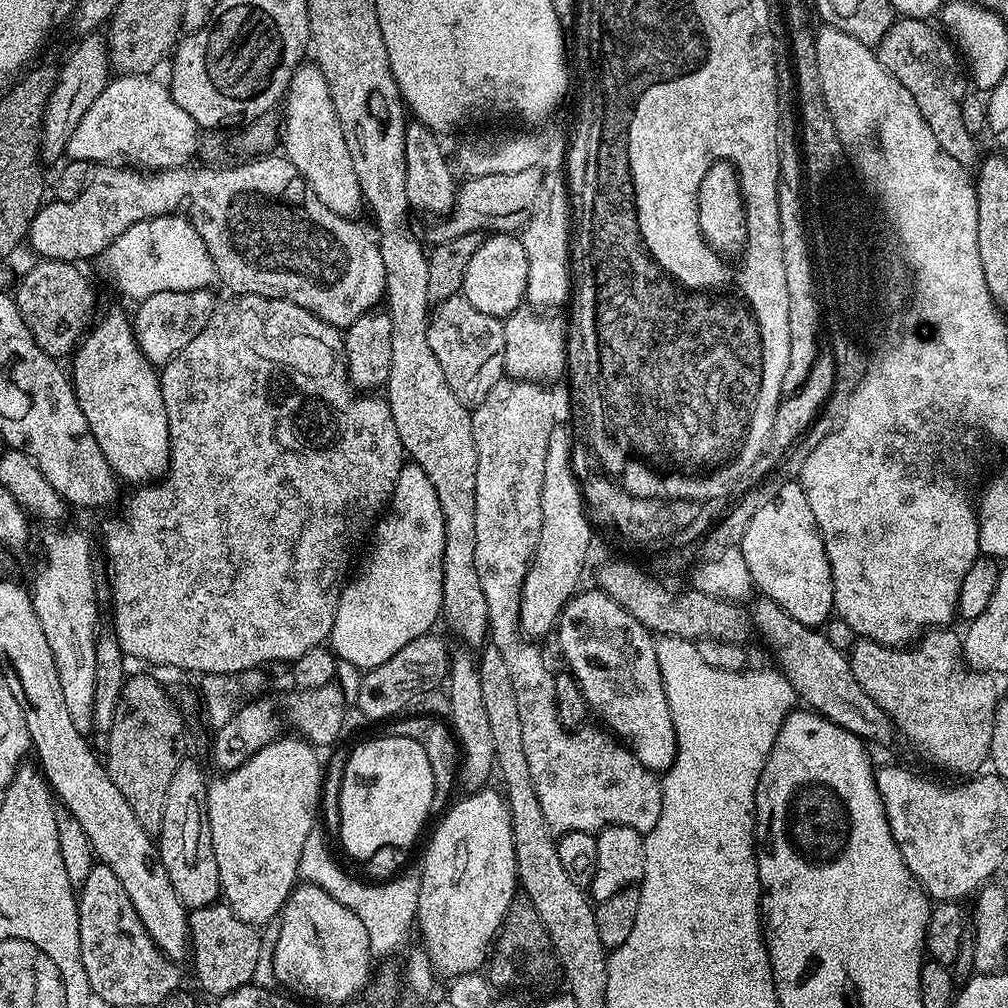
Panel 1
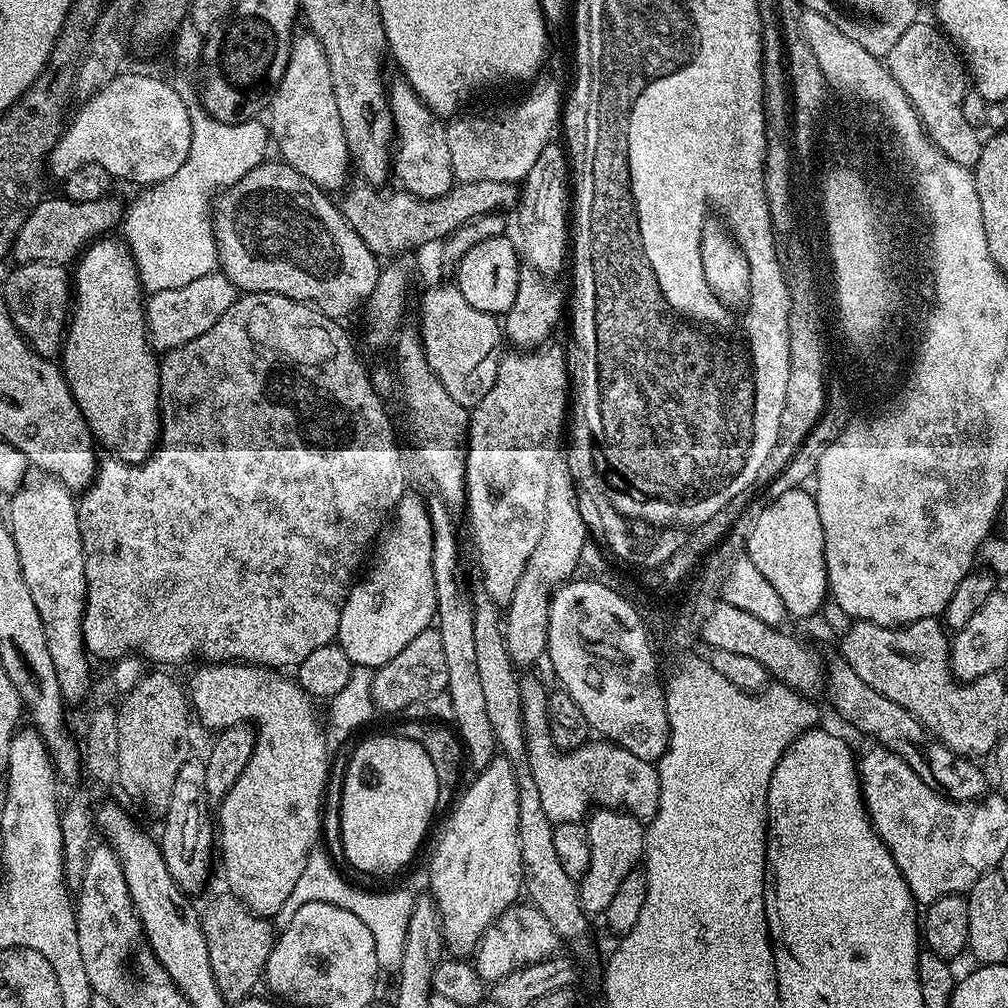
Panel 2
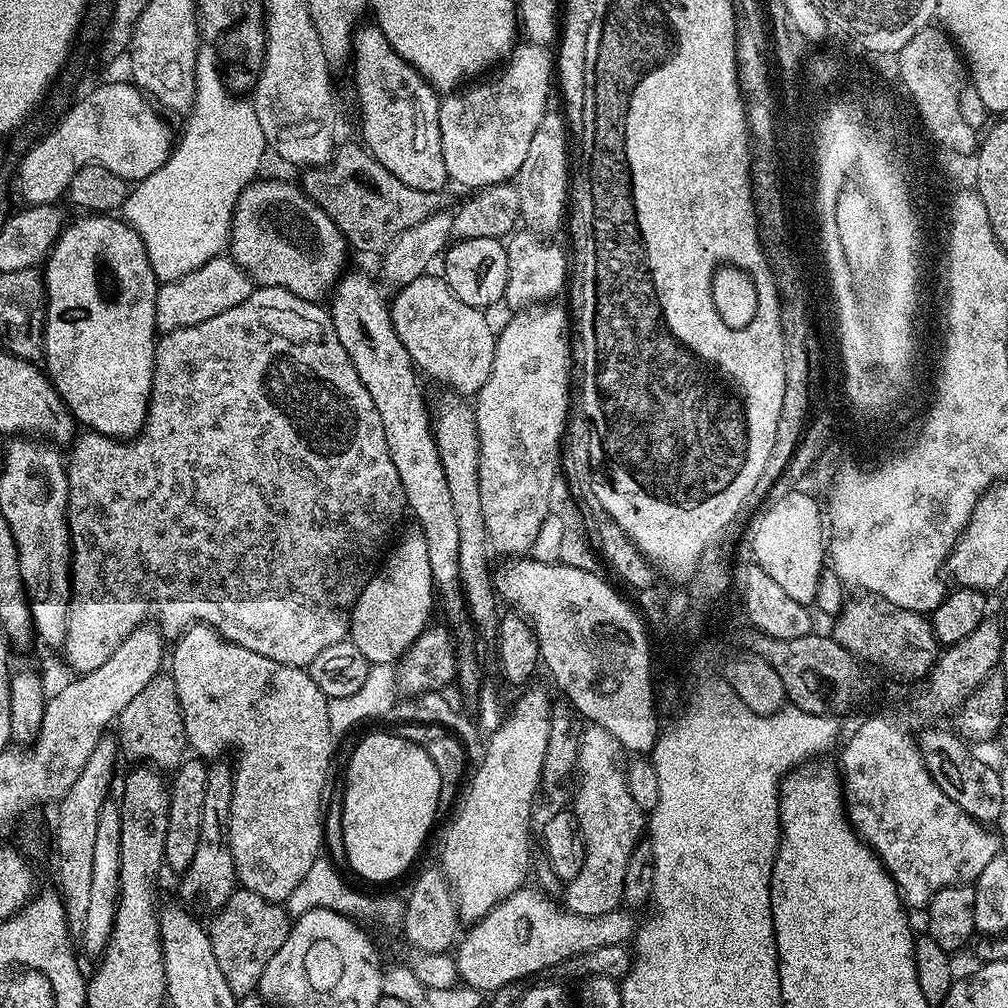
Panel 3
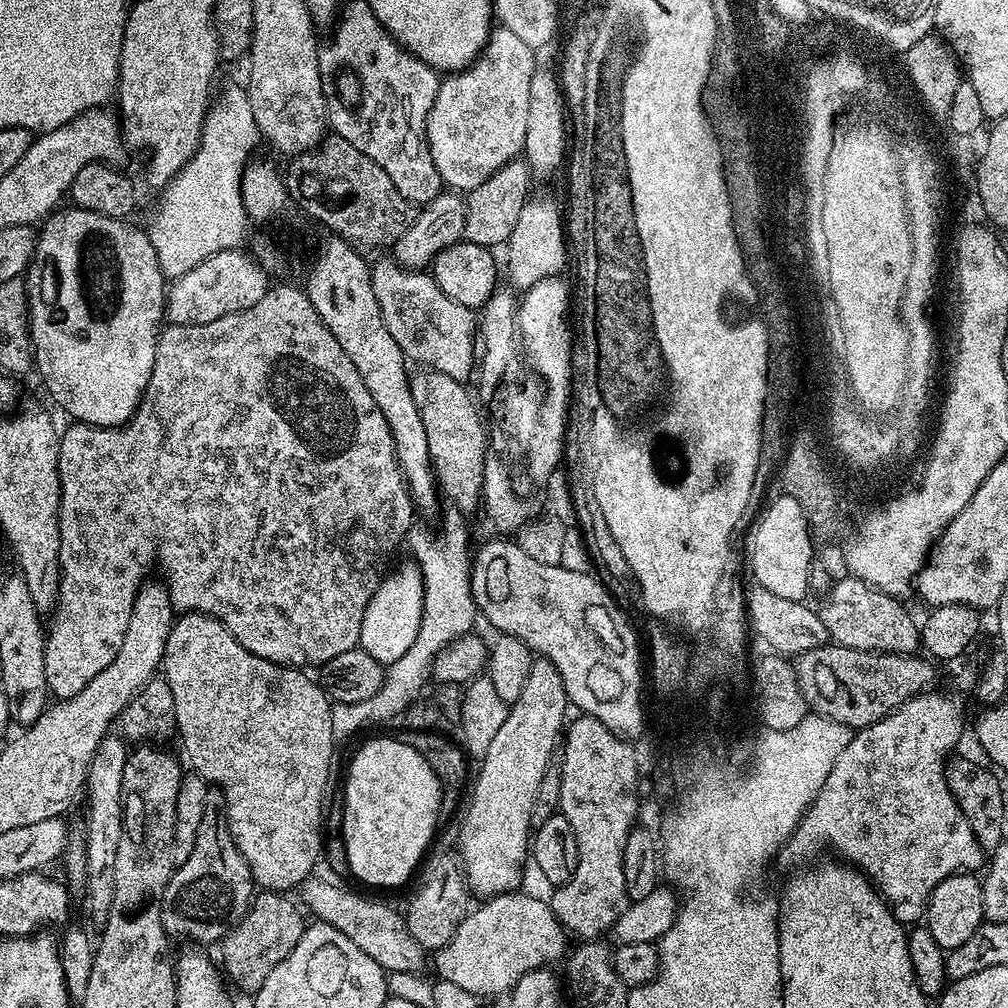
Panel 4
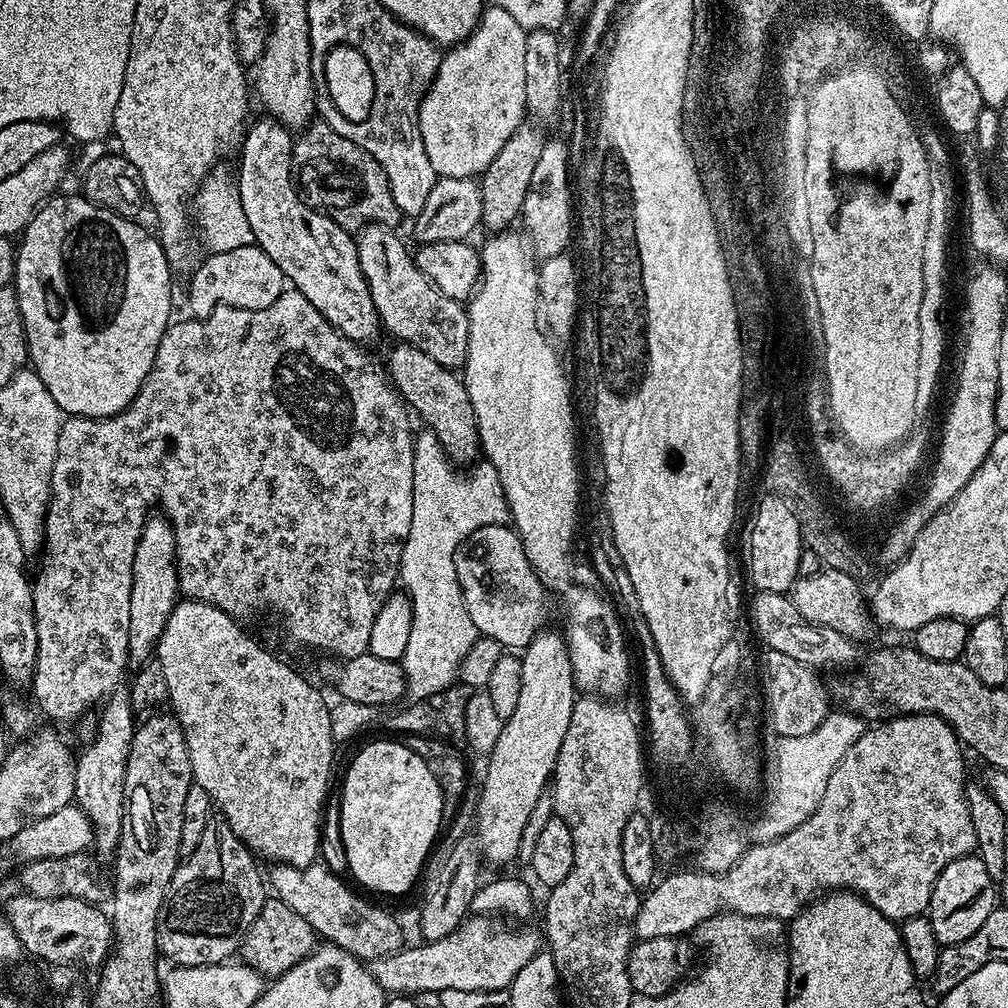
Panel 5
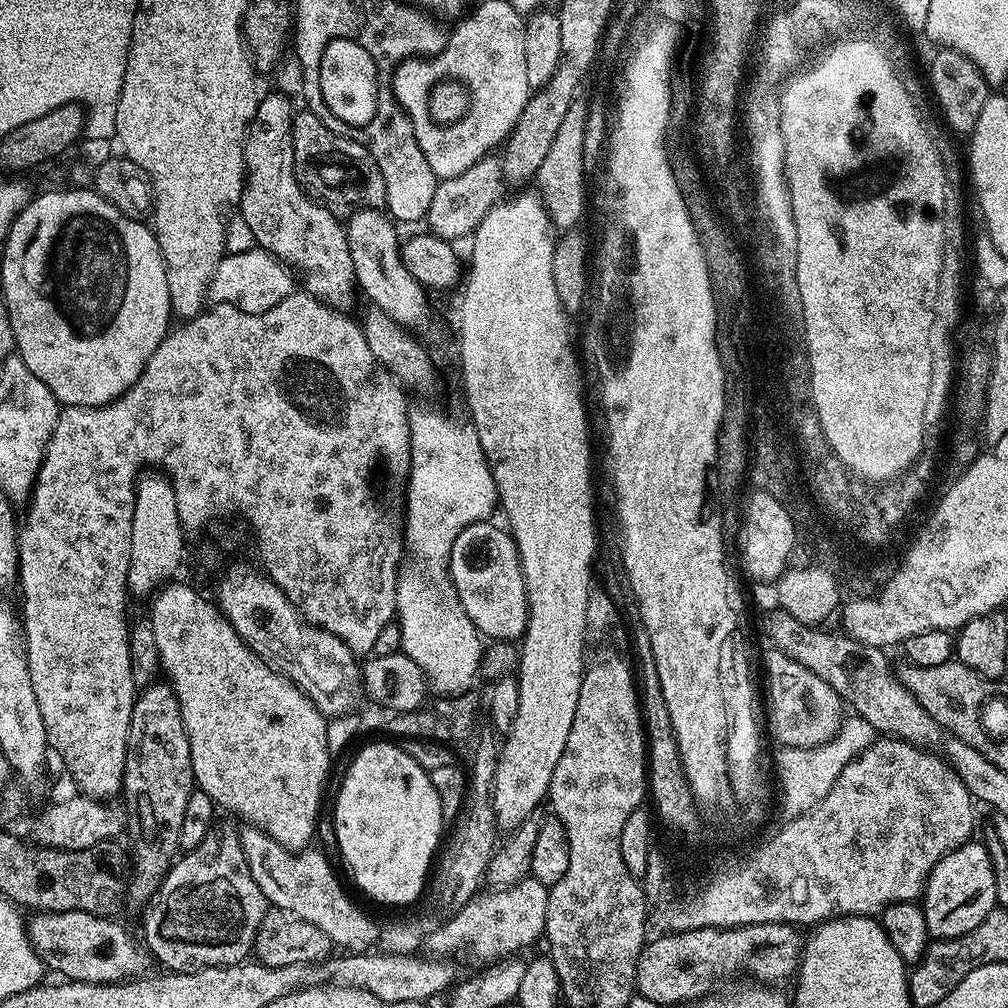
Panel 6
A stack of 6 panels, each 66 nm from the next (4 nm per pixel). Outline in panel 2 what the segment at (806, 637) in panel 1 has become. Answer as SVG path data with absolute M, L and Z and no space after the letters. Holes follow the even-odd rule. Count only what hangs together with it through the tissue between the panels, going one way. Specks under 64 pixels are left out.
M836 658L836 661L829 663L826 668L826 696L832 703L832 708L841 718L848 722L858 731L875 736L875 740L881 747L888 748L892 752L897 753L900 758L928 786L936 792L940 792L949 800L978 800L986 793L986 778L983 772L975 765L977 764L970 758L958 758L955 752L950 751L945 744L933 738L928 729L923 728L913 715L903 708L898 706L898 702L890 702L890 698L886 698L882 694L878 694L878 690L874 690L870 686L866 686L866 682L862 682L862 678L858 678L858 674L854 674L854 670L850 670L850 666L843 658Z

